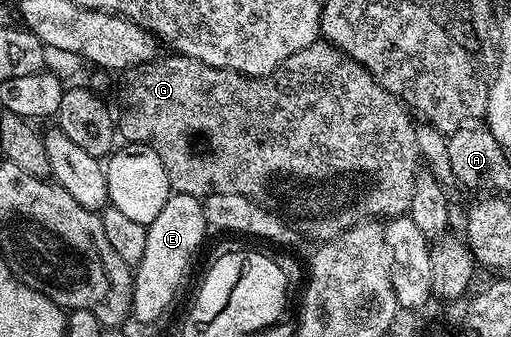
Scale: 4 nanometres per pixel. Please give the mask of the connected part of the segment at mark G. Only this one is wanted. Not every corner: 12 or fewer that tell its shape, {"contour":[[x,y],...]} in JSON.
{"contour":[[315,42],[266,76],[125,69],[170,187],[314,242],[405,216],[415,123]]}

